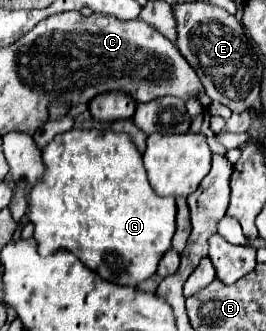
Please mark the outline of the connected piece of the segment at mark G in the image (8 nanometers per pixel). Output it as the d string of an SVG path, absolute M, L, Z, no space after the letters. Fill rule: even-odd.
M70 129L56 135L42 149L42 159L46 163L46 173L30 191L28 199L28 219L34 223L38 251L42 255L48 255L58 247L78 251L78 257L86 267L118 285L138 287L152 277L164 251L170 249L176 231L176 201L152 191L142 165L142 155L130 137L126 133L114 133L112 129Z

